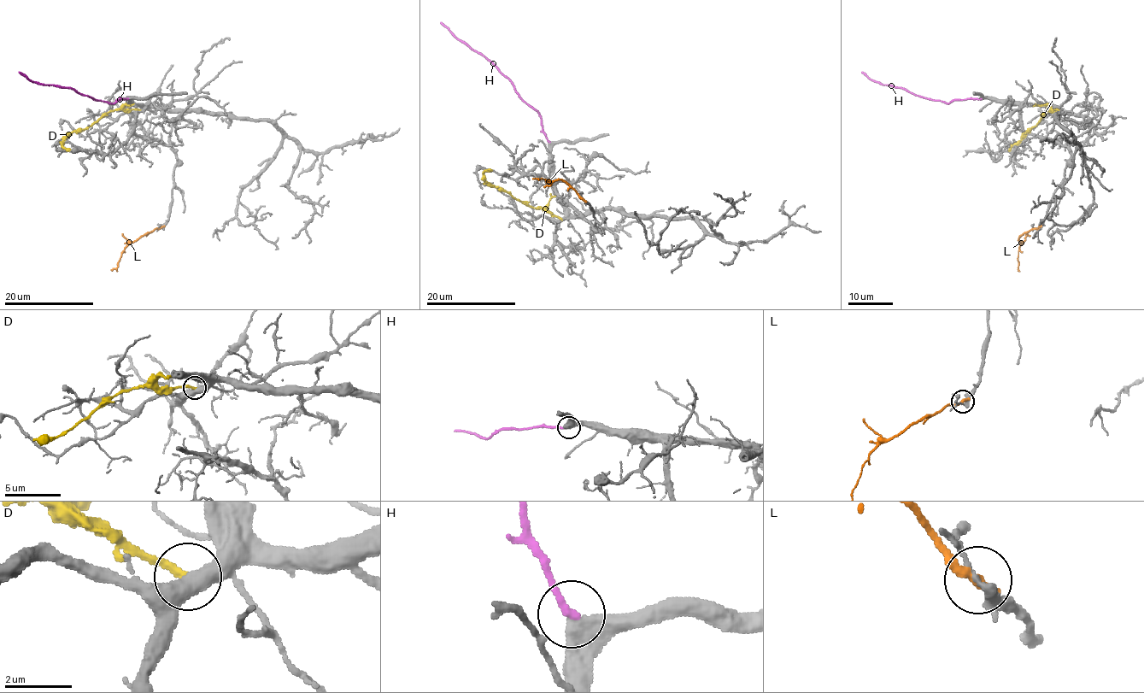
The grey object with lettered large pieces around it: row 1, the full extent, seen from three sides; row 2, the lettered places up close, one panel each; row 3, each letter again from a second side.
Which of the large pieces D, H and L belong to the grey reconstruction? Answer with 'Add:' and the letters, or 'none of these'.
Add: H

